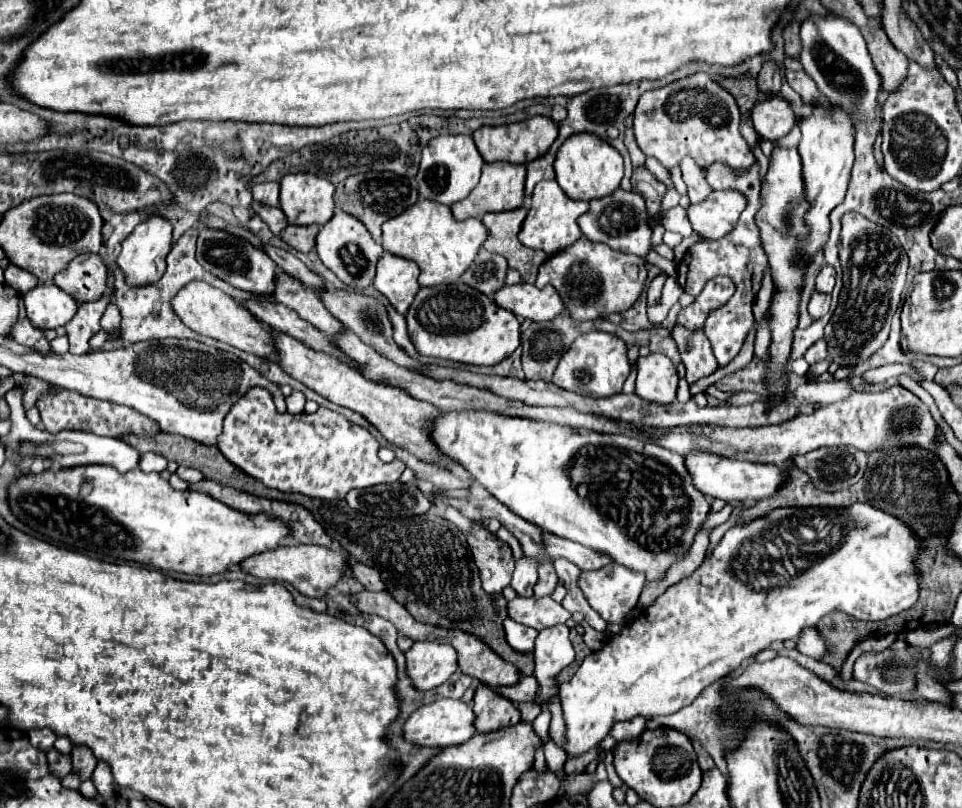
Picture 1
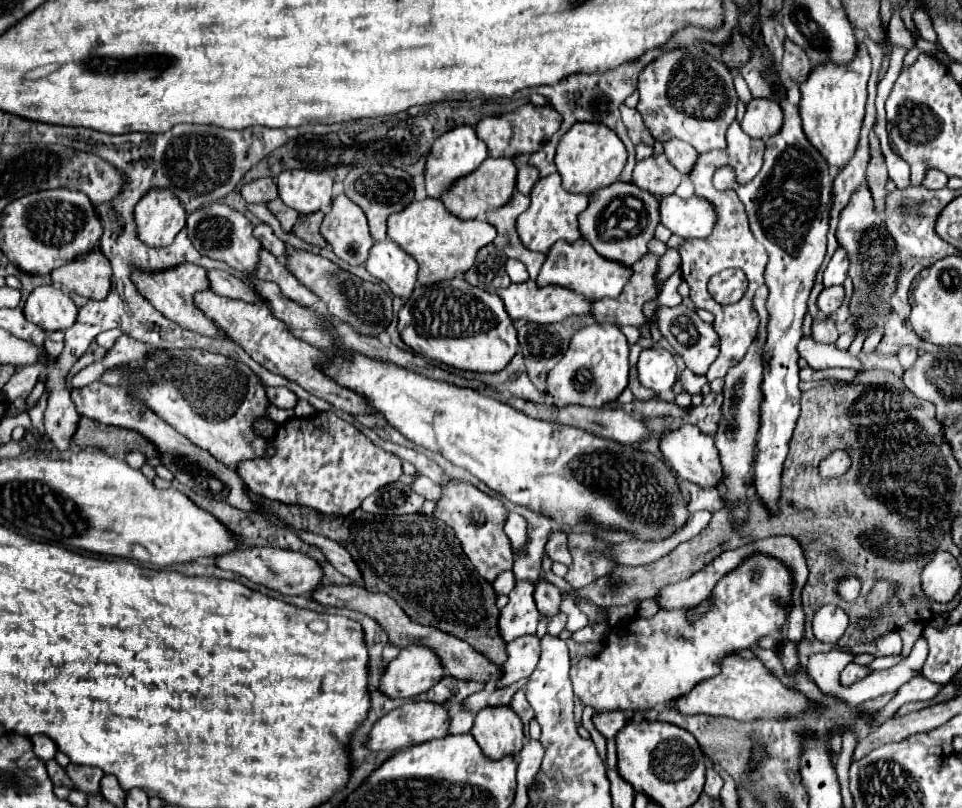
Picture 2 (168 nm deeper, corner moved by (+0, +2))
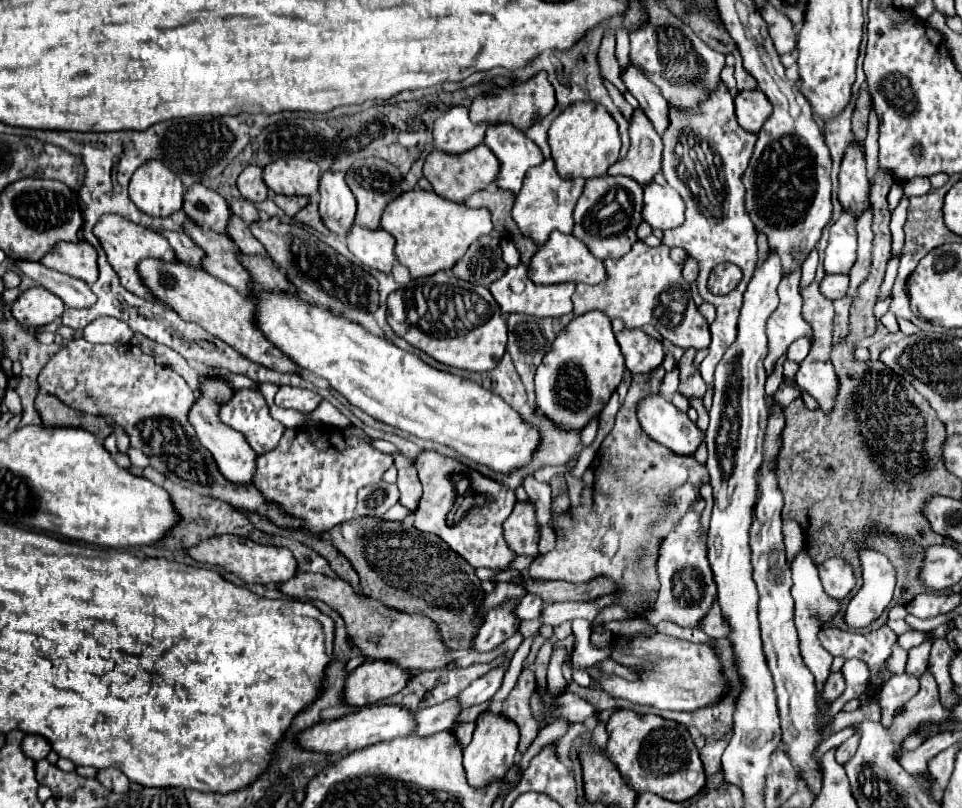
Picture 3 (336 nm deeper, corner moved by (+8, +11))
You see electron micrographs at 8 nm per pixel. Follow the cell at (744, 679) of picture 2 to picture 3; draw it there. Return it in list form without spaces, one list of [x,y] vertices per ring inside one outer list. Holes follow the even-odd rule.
[[[656,634],[652,638],[634,638],[630,646],[624,646],[624,638],[620,638],[620,646],[612,652],[612,658],[626,666],[638,666],[640,680],[628,682],[622,678],[608,678],[602,688],[614,698],[624,698],[634,704],[648,704],[658,710],[690,712],[718,702],[726,690],[732,690],[726,686],[728,680],[722,672],[720,658],[710,644],[694,644],[666,634]]]

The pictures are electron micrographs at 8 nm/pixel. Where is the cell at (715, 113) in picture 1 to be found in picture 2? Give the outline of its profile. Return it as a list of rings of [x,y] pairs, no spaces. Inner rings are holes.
[[[700,45],[666,49],[638,75],[638,111],[654,139],[662,143],[678,137],[690,143],[698,153],[724,147],[726,127],[736,119],[738,95],[732,85],[730,69],[708,55]]]

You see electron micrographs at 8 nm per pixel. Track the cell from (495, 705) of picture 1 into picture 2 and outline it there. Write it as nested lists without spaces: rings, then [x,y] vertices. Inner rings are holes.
[[[488,707],[486,711],[480,711],[474,719],[472,735],[482,753],[492,761],[522,751],[522,721],[510,711],[510,707]]]

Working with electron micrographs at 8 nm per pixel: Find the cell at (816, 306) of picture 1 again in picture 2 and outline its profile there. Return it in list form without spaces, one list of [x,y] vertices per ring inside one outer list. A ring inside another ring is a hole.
[[[826,287],[818,297],[818,307],[824,315],[832,315],[844,301],[844,287]]]

